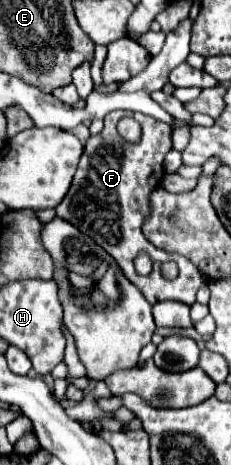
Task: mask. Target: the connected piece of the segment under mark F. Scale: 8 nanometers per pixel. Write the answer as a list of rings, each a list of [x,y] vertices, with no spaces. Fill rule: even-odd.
[[[114,110],[110,114],[106,114],[104,118],[104,130],[100,132],[100,136],[92,136],[88,138],[86,146],[84,146],[84,154],[80,158],[76,176],[72,180],[72,186],[68,190],[68,194],[64,196],[64,200],[56,206],[56,214],[64,220],[68,220],[70,224],[78,226],[86,236],[90,236],[98,246],[102,246],[122,268],[124,276],[144,294],[144,298],[150,304],[162,302],[162,300],[176,300],[176,302],[184,302],[184,304],[194,304],[196,302],[196,292],[200,286],[204,286],[204,278],[202,274],[198,274],[198,270],[194,268],[194,264],[180,256],[180,254],[170,254],[164,252],[156,246],[152,246],[140,226],[148,214],[148,194],[150,190],[154,190],[162,176],[164,176],[164,156],[166,152],[172,148],[172,130],[166,122],[154,120],[146,114],[132,114],[140,126],[142,126],[142,140],[134,146],[128,146],[120,140],[120,136],[116,134],[116,122],[120,120],[120,116],[126,116],[130,112],[124,110]],[[146,252],[150,256],[152,264],[152,272],[148,276],[140,276],[134,268],[134,258]],[[174,260],[178,264],[178,278],[176,280],[166,280],[162,276],[162,264]]]

